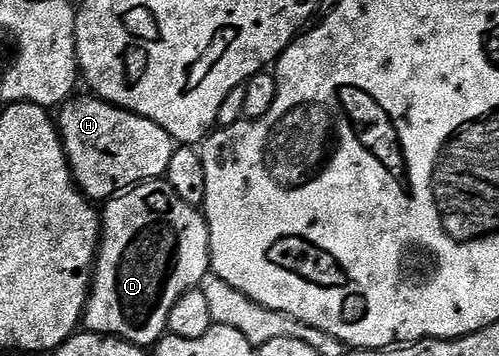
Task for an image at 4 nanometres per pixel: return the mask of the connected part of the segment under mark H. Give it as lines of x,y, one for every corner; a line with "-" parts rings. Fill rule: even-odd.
94,95
86,96
68,100
57,113
71,178
80,193
92,202
103,203
132,185
162,178
177,148
171,136
141,115
119,109

